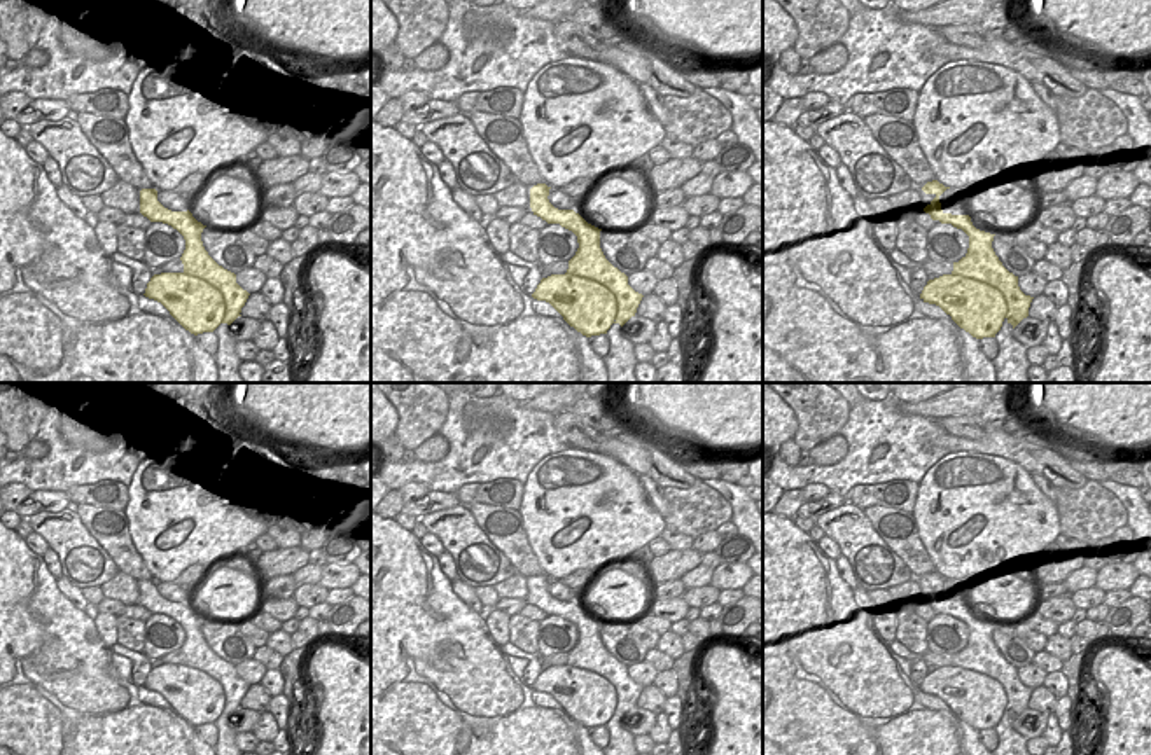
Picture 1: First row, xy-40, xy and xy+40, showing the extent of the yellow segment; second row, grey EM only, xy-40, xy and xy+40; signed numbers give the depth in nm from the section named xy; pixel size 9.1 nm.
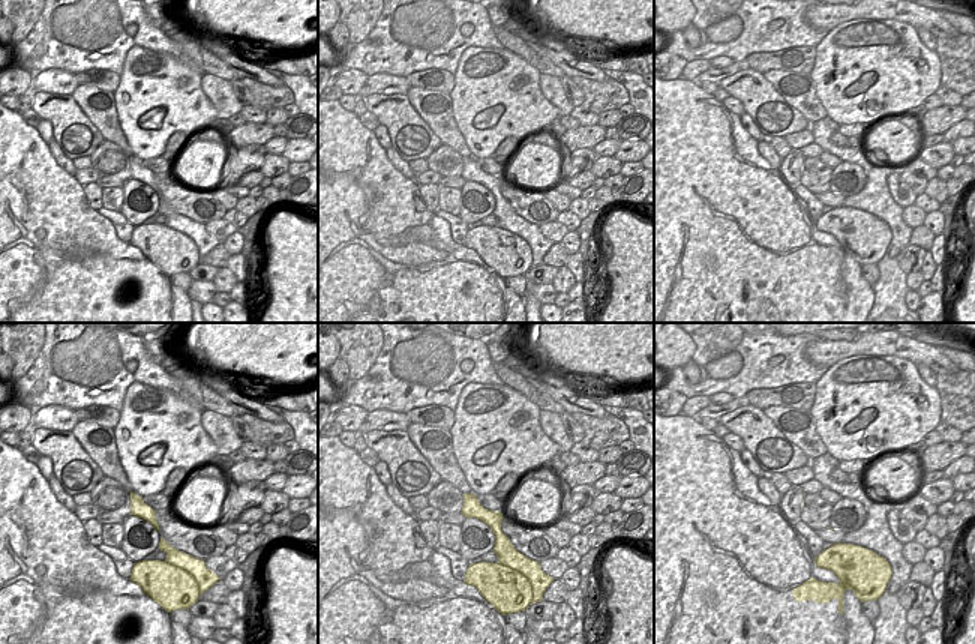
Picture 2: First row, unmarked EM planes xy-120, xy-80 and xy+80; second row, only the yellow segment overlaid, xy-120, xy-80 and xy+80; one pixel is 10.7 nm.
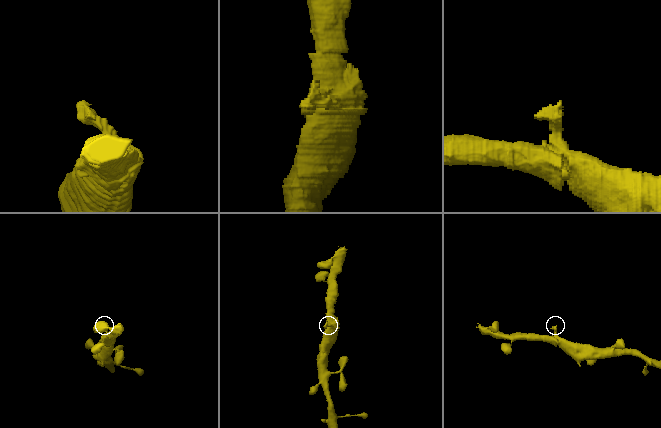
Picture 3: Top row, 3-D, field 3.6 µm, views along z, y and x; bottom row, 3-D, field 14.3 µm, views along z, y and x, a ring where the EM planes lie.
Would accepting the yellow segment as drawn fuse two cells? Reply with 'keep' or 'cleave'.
cleave

